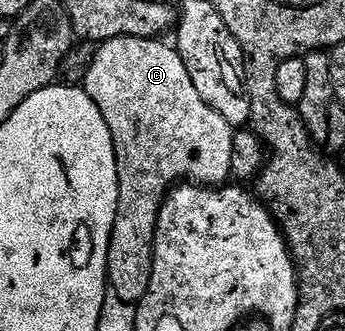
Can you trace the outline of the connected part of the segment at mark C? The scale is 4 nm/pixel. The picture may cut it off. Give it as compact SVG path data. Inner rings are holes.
M122 35L119 39L105 40L94 52L84 90L100 109L104 121L108 121L118 162L118 216L108 249L108 283L113 295L120 297L120 301L137 305L150 286L154 238L162 202L172 188L183 181L189 180L191 184L203 187L216 187L231 178L235 128L224 121L216 109L209 107L200 93L196 93L196 85L192 85L192 77L184 61L171 44L169 47L162 39L137 39Z

